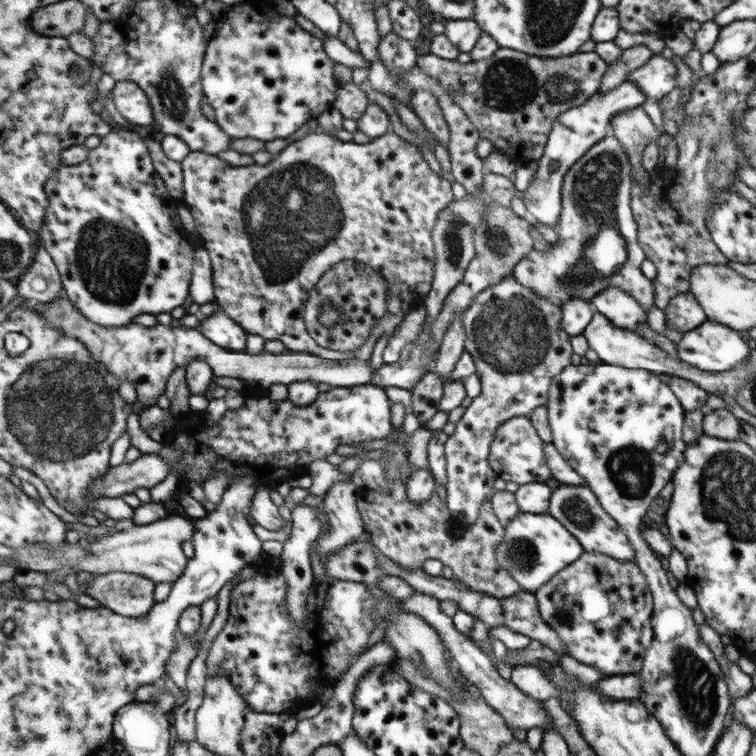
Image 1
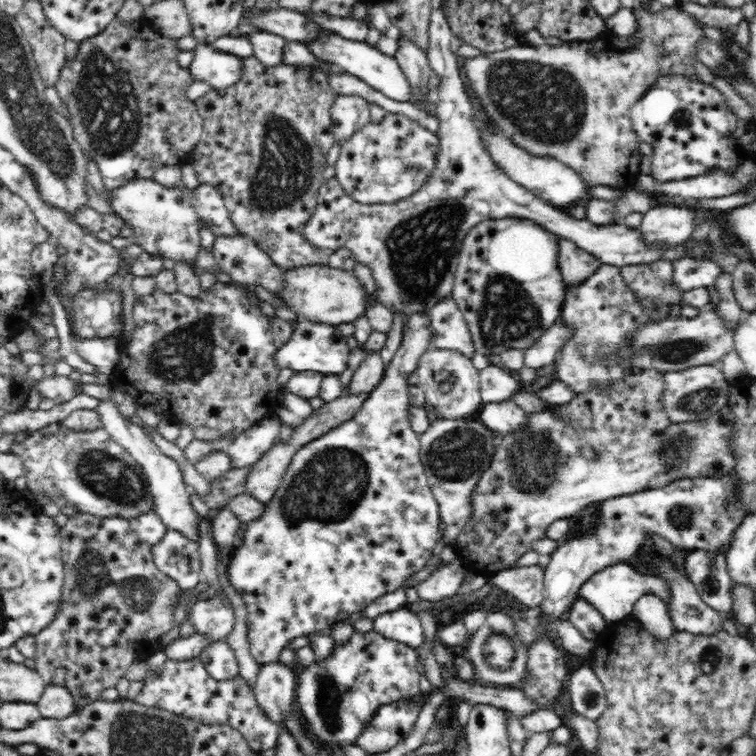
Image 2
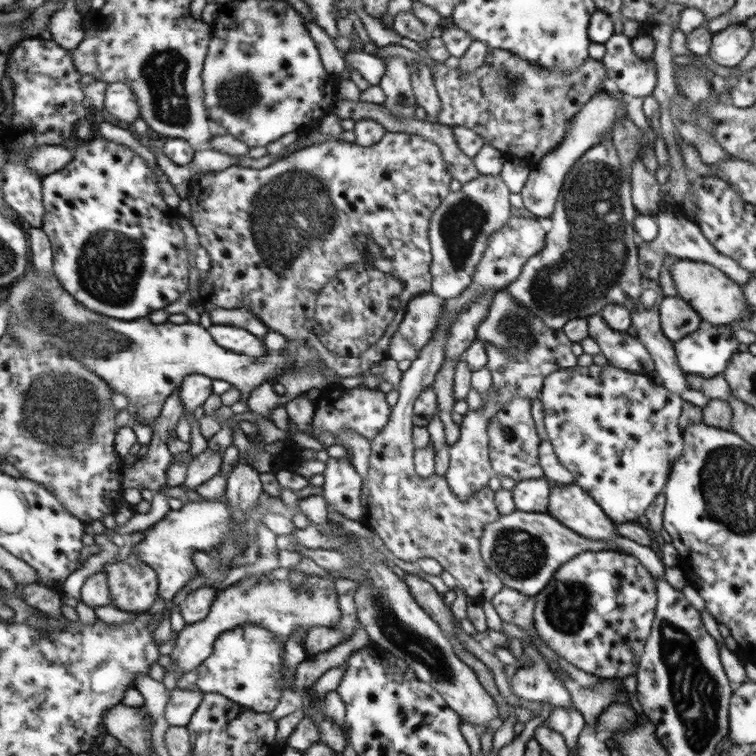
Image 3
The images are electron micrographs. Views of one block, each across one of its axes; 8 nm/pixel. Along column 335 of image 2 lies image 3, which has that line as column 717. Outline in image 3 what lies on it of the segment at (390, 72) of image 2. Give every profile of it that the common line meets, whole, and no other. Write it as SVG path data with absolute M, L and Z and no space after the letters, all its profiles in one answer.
M742 24L728 25L713 35L709 56L720 66L738 66L754 46L753 29Z

